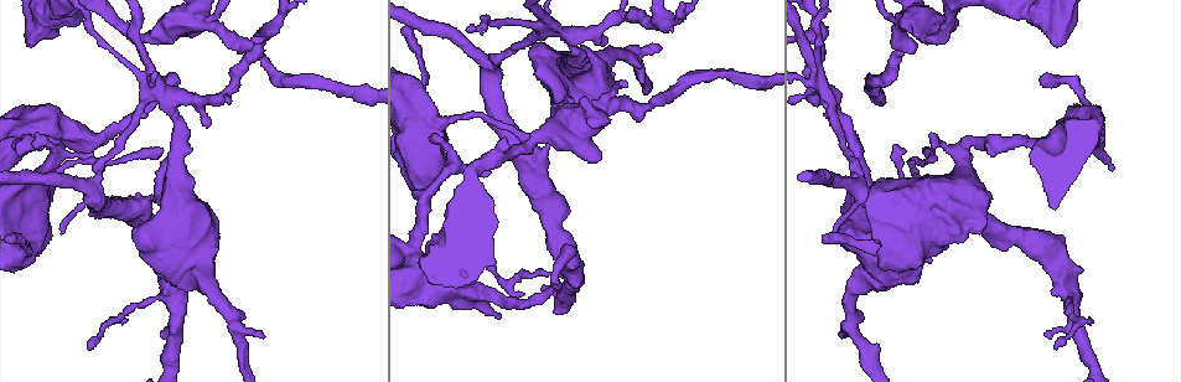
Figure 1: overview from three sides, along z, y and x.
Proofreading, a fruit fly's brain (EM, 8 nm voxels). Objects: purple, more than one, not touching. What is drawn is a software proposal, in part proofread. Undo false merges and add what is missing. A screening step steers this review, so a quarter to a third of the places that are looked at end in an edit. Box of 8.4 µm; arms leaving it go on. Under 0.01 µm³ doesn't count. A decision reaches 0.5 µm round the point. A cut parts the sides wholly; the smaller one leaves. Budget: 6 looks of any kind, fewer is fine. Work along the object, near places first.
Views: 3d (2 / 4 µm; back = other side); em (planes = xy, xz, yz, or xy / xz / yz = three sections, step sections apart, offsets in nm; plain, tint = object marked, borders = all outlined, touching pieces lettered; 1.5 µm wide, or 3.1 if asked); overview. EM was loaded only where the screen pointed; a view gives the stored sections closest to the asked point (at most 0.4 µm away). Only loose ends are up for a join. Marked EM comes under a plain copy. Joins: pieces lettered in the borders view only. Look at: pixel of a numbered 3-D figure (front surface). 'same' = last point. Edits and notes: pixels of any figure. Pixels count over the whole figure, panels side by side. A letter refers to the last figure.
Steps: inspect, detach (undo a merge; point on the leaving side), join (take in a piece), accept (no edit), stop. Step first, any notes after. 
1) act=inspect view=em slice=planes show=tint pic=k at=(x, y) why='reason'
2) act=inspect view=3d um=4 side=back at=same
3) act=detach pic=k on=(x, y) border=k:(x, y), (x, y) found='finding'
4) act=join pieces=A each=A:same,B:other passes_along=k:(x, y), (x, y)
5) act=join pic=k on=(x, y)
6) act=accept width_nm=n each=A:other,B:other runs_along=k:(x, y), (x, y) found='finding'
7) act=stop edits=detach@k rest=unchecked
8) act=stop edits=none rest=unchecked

act=inspect view=em slice=planes show=borders pic=1 at=(1052, 144) why='arms run side by side'

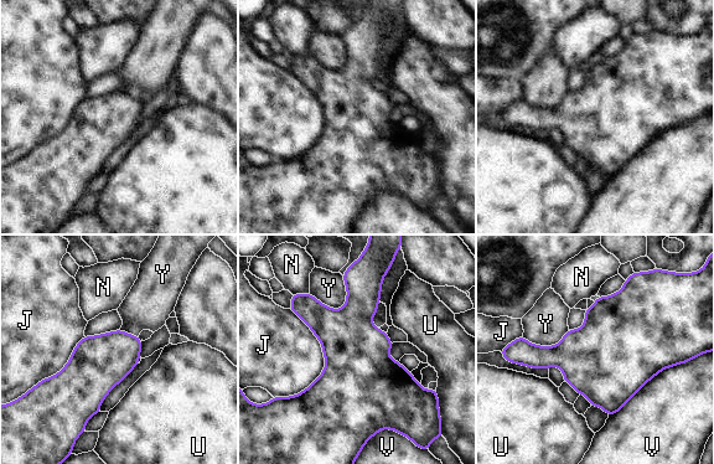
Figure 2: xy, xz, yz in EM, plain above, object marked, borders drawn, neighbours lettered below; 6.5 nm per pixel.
act=accept each=J:other,N:other,U:other,V:other,Y:other border=2:(288, 309), (325, 369), (283, 397) found='continuous, no second cell'

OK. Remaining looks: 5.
act=inspect view=em slice=planes show=borders pic=1 at=(1114, 169) why='free end'

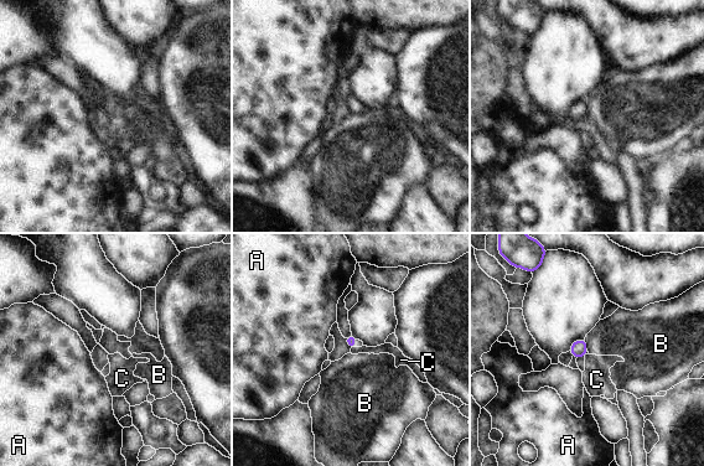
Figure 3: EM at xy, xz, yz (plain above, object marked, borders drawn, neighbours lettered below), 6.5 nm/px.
act=accept each=A:other,B:other,C:other found='no lettered piece goes on from it'

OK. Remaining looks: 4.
act=inspect view=em slice=xz step=4 show=tint pic=1 at=(822, 81) why='calibre changes'

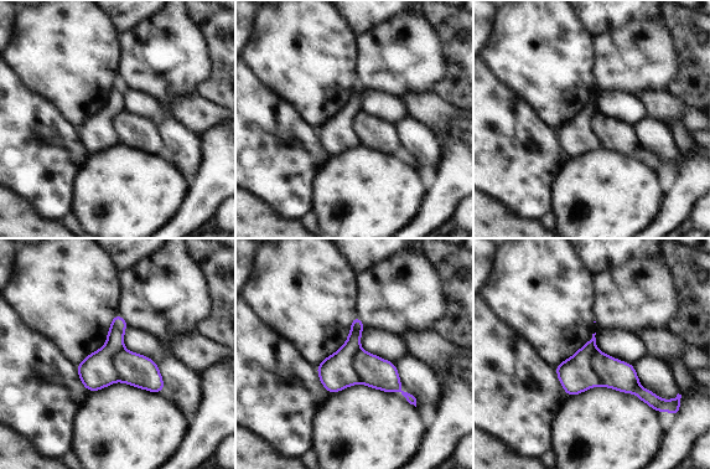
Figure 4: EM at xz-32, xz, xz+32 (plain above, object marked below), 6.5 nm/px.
act=inspect view=em slice=planes show=tint at=same why='another direction'

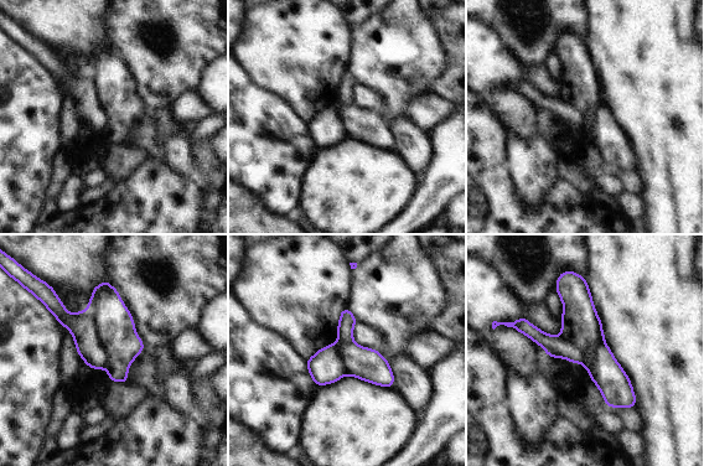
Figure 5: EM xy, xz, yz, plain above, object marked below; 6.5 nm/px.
act=inspect view=em slice=planes show=borders at=same

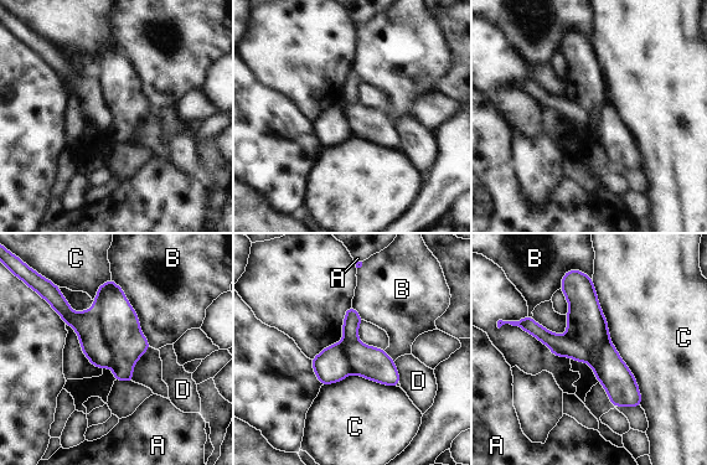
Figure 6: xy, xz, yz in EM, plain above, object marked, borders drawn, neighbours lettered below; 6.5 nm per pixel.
act=detach pic=6 on=(86, 324) width_nm=240 each=A:other,B:other,C:other,D:other found='two cells meet here'

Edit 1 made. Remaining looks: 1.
act=stop edits=detach@6 rest=unchecked

